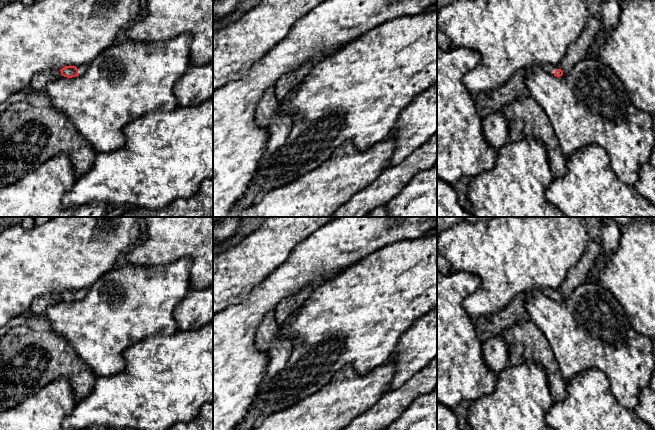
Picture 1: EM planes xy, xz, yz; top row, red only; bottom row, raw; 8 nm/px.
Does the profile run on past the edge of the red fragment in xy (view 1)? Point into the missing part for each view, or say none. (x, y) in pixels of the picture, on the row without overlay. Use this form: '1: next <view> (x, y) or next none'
1: next xy (82, 292)

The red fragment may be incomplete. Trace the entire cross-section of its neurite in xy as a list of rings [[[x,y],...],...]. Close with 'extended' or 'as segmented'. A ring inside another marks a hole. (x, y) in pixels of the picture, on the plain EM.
[[[81,288],[77,290],[65,290],[64,292],[60,293],[61,299],[67,302],[72,302],[76,300],[81,300],[83,299],[89,288]]] | extended

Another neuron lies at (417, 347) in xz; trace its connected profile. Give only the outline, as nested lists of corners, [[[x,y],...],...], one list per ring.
[[[437,306],[417,320],[401,337],[395,351],[385,362],[394,362],[394,376],[387,391],[401,387],[410,377],[418,373],[430,361],[437,357]]]

